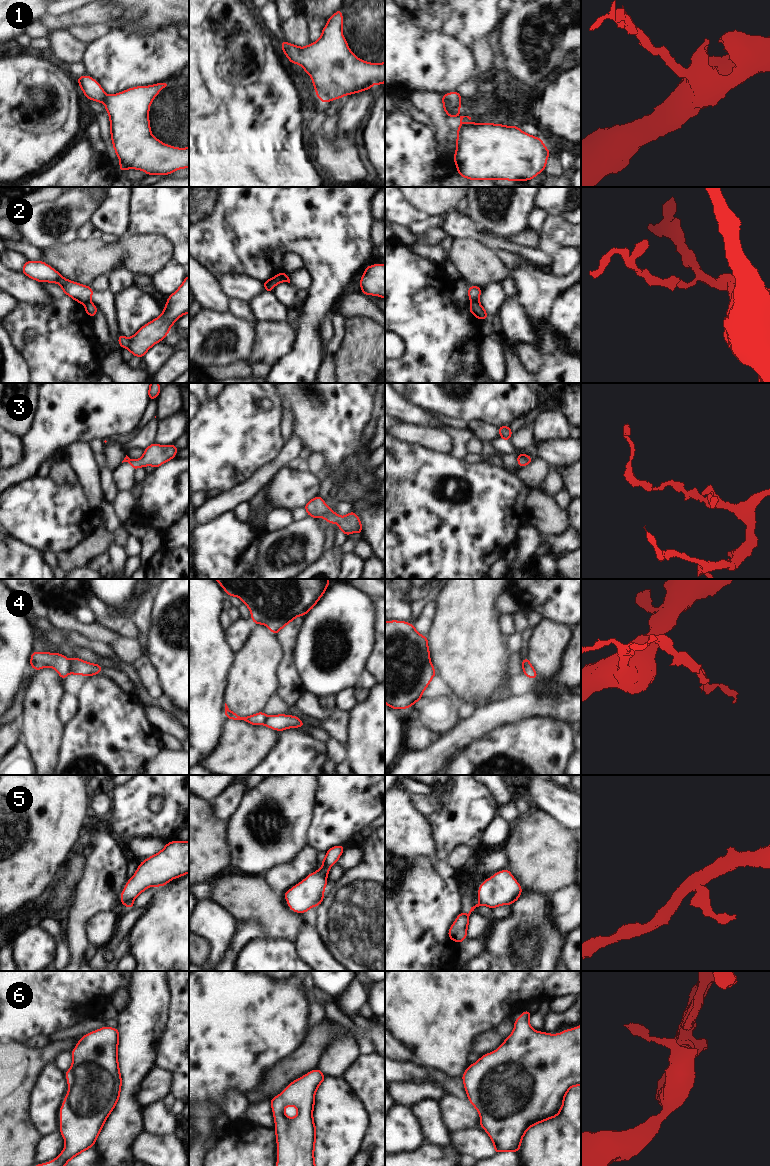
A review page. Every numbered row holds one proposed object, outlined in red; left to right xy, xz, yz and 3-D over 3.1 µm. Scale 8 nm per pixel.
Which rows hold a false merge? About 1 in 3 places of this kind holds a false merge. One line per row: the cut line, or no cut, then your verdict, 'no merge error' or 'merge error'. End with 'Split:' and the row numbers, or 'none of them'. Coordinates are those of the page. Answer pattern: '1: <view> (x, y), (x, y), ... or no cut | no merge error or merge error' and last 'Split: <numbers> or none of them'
1: no cut | no merge error
2: yz (471, 301), (478, 302) | merge error
3: no cut | no merge error
4: xy (69, 660), (70, 672) | merge error
5: xz (320, 869), (327, 874) | merge error
6: no cut | no merge error
Split: 2, 4, 5

